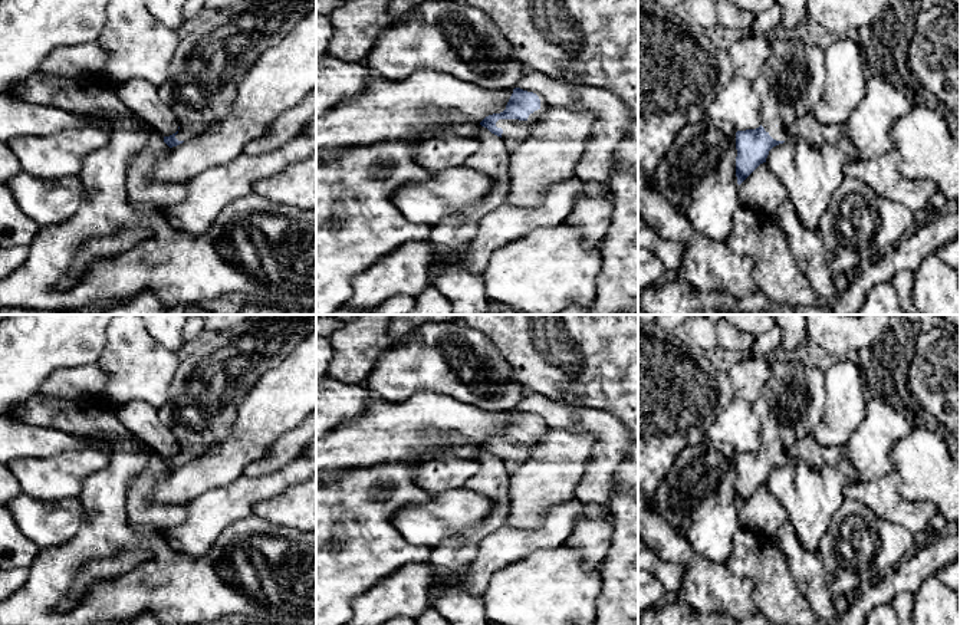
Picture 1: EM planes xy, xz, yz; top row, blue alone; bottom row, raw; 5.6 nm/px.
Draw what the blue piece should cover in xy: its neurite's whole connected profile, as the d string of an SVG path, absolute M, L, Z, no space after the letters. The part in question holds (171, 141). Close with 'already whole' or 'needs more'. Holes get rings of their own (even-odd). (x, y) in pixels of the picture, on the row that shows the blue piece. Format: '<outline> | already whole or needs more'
M241 0L204 13L183 29L168 79L157 88L161 101L172 109L180 124L180 129L164 136L164 142L170 148L177 147L198 135L204 125L224 118L240 82L257 57L276 46L315 6L316 0Z | needs more

